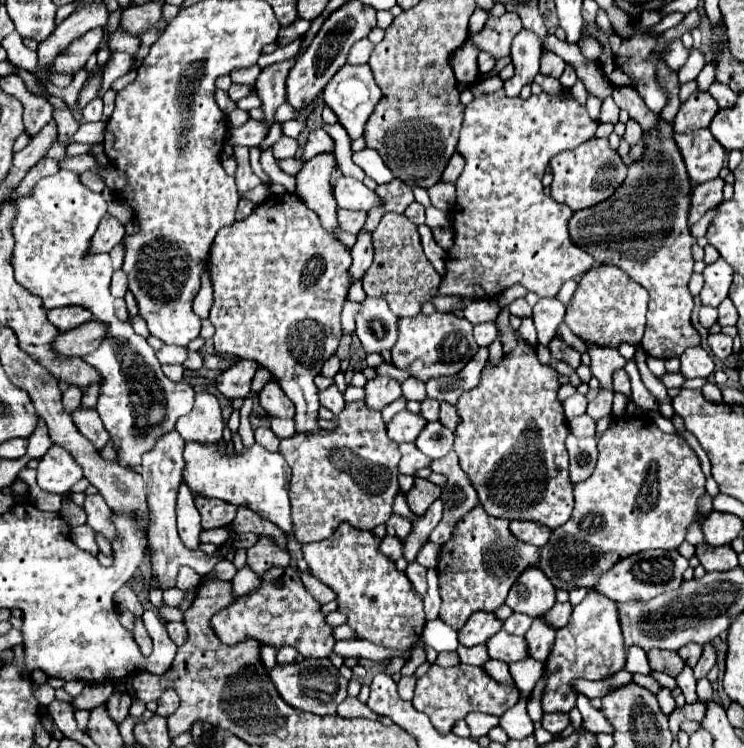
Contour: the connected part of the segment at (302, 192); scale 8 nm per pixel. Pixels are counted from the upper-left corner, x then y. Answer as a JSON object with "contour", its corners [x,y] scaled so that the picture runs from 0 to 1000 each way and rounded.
{"contour":[[[449,202],[422,207],[409,226],[398,234],[398,261],[427,285],[435,306],[441,311],[454,309],[452,295],[452,266],[446,266],[446,247],[444,247],[444,231],[452,226],[452,210]]]}

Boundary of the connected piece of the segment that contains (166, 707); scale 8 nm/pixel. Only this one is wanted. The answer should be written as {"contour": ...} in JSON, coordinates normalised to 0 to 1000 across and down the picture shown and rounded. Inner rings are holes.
{"contour":[[[223,924],[215,934],[212,934],[212,948],[210,948],[210,956],[226,961],[226,956],[231,956],[231,951],[237,951],[239,945],[239,929],[234,924]]]}

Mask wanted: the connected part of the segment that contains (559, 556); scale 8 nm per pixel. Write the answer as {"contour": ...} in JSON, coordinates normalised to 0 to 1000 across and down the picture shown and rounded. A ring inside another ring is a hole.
{"contour":[[[836,557],[804,587],[804,619],[798,632],[772,648],[772,683],[766,694],[742,710],[737,726],[726,734],[726,761],[747,787],[798,785],[804,774],[833,747],[866,734],[909,734],[919,721],[935,689],[935,672],[949,659],[949,638],[930,598],[911,582],[895,582],[874,557]]]}

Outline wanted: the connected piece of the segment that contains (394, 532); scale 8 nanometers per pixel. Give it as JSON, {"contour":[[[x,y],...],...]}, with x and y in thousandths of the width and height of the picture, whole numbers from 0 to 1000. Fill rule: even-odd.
{"contour":[[[532,686],[519,697],[519,715],[535,718],[535,721],[543,721],[551,713],[551,707],[554,707],[554,699],[546,691],[538,691]]]}

